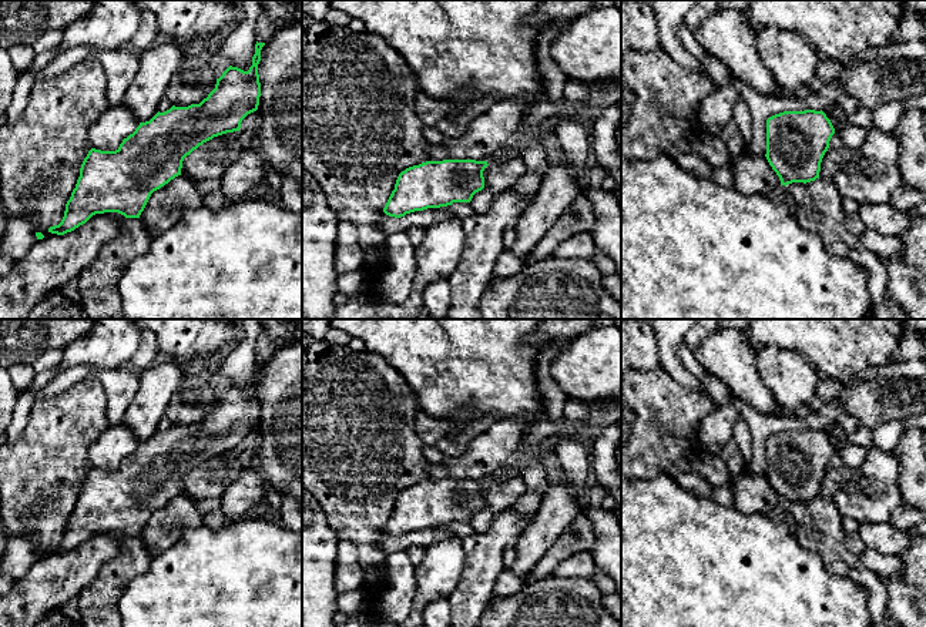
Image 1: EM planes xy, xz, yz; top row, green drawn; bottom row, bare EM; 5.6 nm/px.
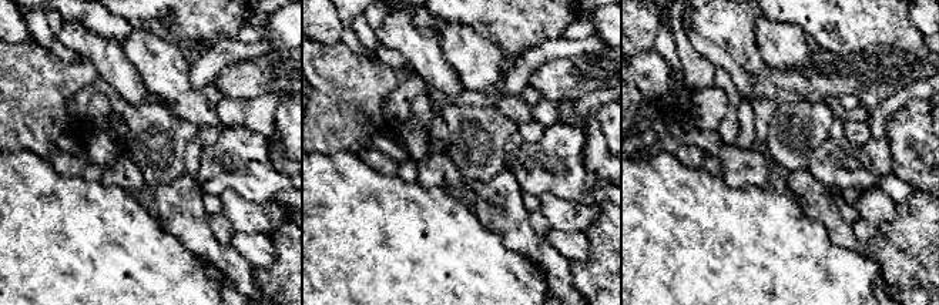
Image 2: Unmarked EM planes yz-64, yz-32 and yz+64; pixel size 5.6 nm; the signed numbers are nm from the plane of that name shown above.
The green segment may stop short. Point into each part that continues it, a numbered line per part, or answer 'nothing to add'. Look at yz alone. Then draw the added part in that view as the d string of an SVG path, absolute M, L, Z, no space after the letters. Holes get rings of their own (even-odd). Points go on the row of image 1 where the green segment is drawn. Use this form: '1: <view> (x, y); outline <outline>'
nothing to add

